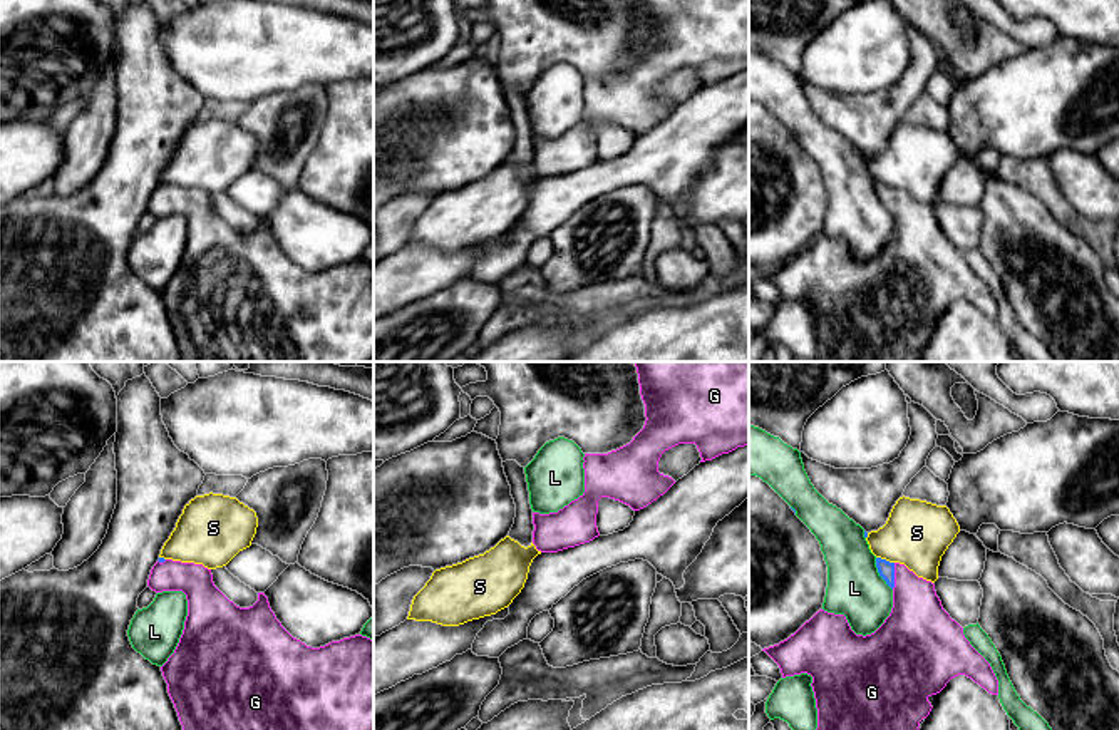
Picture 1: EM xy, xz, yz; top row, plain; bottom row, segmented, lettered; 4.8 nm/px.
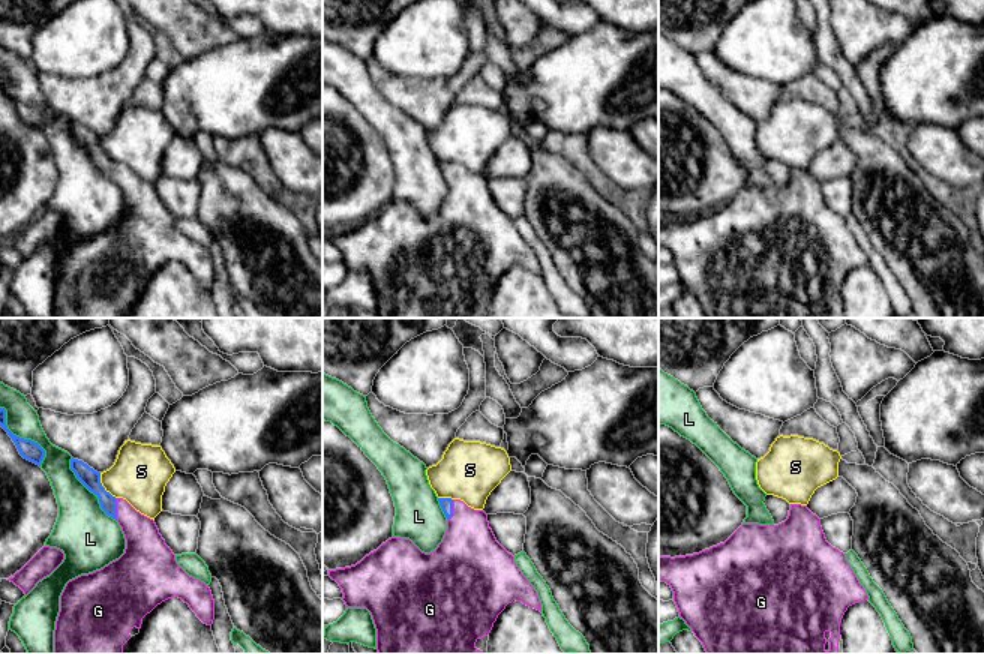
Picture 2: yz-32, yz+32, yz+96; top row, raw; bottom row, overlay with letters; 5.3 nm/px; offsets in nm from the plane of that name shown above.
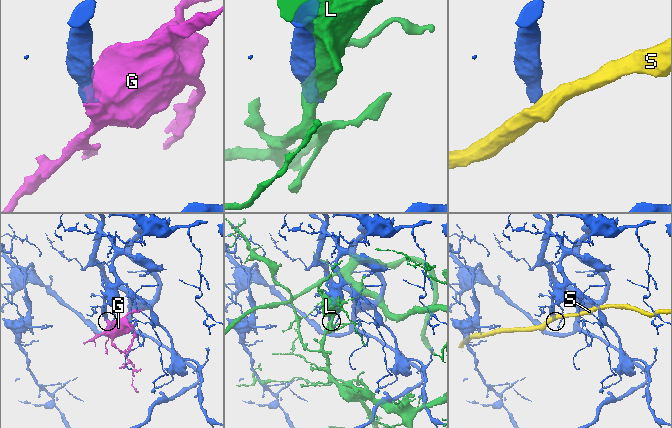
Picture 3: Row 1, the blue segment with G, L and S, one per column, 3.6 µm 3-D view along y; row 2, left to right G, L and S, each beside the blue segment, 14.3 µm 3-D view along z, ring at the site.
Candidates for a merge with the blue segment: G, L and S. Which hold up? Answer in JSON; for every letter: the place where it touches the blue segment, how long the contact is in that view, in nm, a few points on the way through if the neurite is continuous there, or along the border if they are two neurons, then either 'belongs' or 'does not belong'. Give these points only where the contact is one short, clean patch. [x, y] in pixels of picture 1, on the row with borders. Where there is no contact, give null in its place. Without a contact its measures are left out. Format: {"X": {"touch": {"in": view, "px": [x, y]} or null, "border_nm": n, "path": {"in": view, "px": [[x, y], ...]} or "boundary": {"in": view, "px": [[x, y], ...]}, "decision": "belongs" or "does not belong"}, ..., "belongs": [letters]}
{"G": {"touch": {"in": "yz", "px": [893, 576]}, "border_nm": 130, "decision": "belongs"}, "L": {"touch": {"in": "yz", "px": [880, 575]}, "border_nm": 180, "decision": "does not belong"}, "S": {"touch": {"in": "yz", "px": [885, 560]}, "border_nm": 90, "boundary": {"in": "yz", "px": [[876, 556], [893, 563]]}, "decision": "does not belong"}, "belongs": ["G"]}

